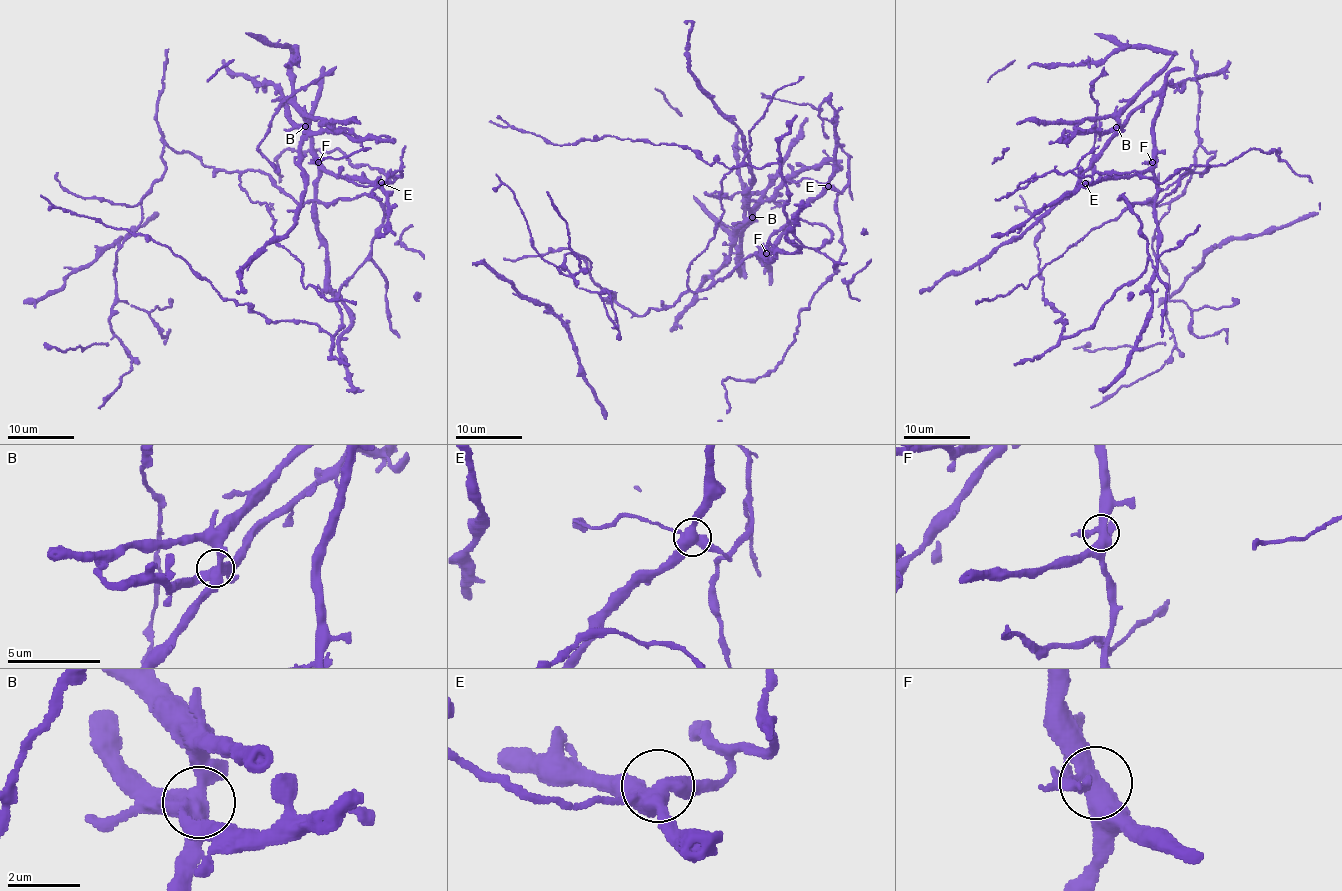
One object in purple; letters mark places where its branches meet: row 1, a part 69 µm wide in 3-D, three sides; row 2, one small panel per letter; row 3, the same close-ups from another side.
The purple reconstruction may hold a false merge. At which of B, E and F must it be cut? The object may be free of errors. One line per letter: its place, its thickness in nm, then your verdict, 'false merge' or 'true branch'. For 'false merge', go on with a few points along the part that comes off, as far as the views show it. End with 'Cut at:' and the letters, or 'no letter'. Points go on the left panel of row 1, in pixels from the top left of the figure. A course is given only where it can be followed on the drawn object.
B: (305, 126) | 440 nm | false merge | (305, 127), (298, 127), (287, 115), (283, 98), (272, 85), (258, 85), (252, 78), (233, 73), (221, 60)
E: (381, 182) | 460 nm | true branch
F: (318, 162) | 420 nm | true branch
Cut at: B

